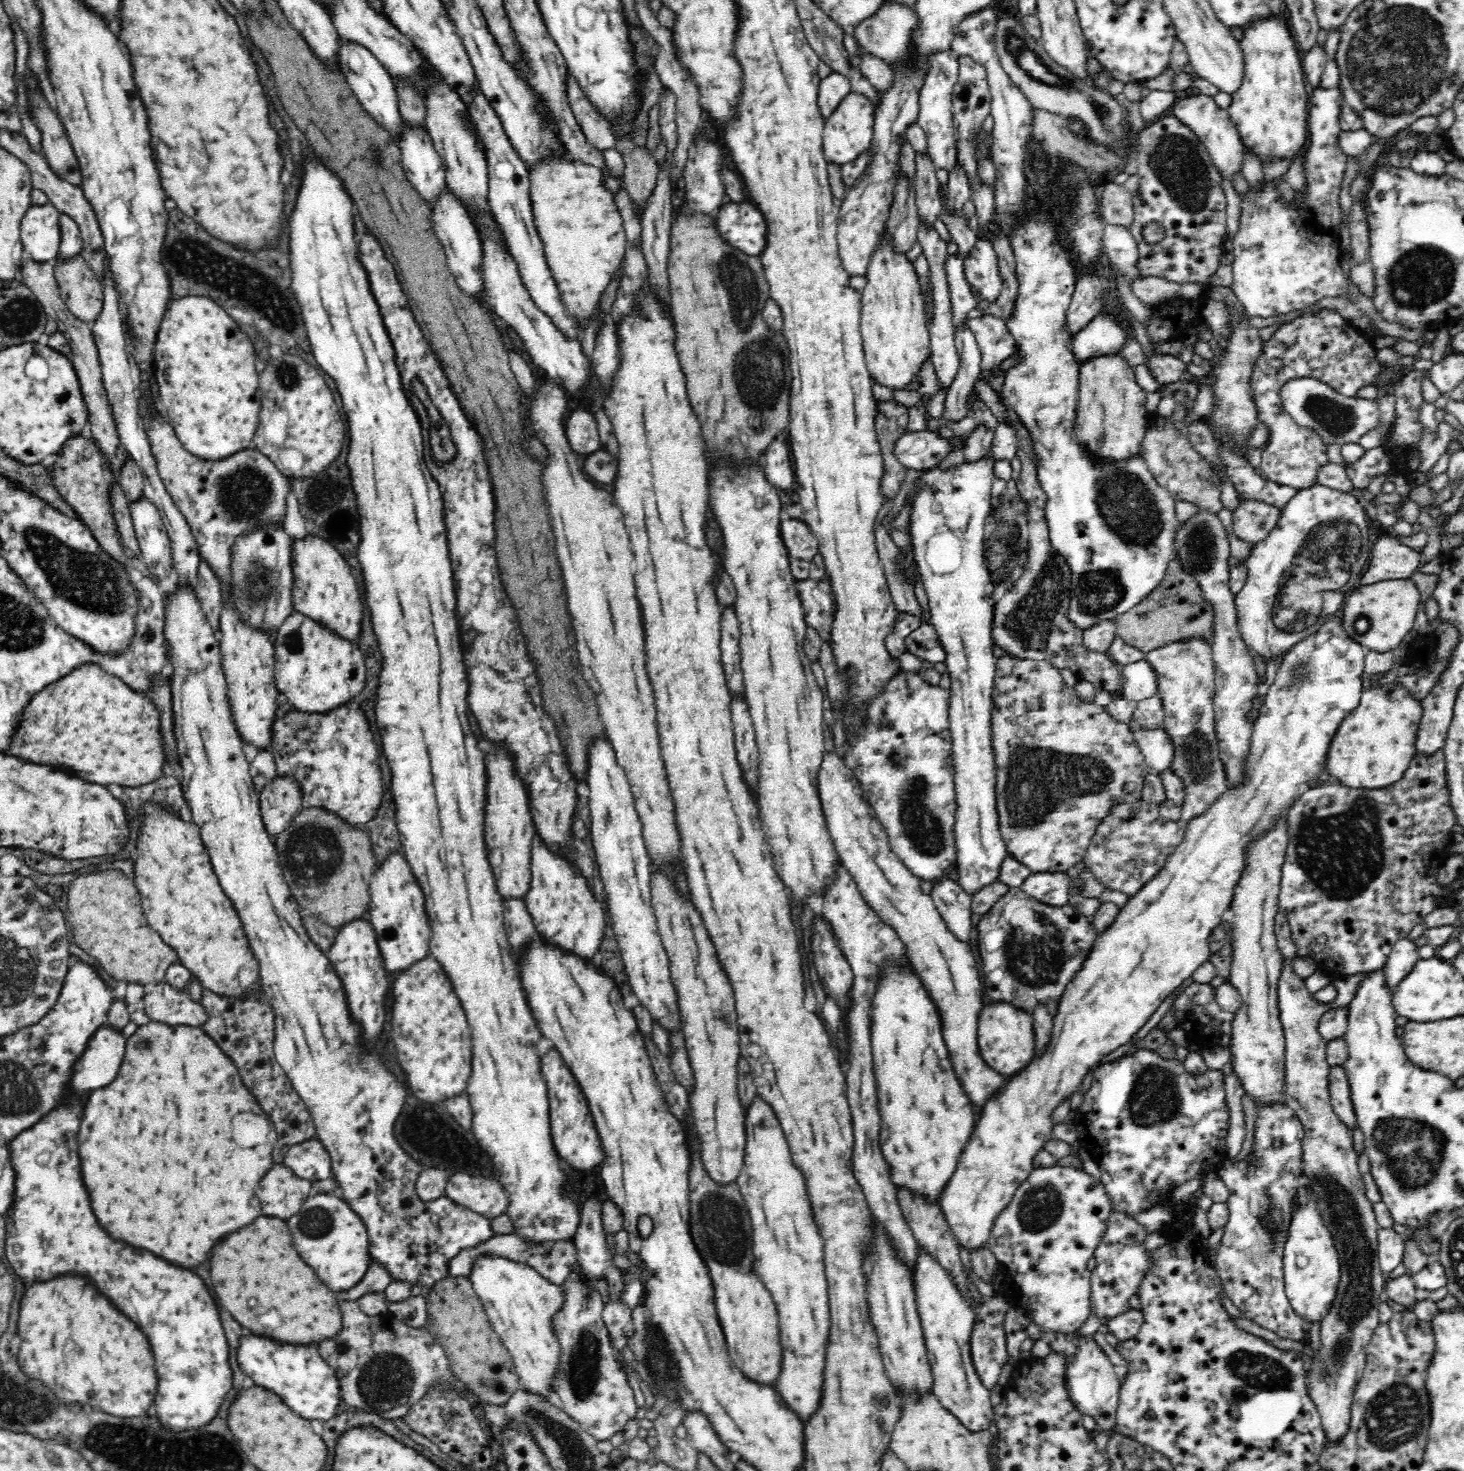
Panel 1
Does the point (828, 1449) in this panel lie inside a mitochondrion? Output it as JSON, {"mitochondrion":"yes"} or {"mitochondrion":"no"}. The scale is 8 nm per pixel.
{"mitochondrion":"no"}

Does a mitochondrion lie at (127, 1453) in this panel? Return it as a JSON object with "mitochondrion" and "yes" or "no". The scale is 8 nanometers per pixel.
{"mitochondrion":"yes"}

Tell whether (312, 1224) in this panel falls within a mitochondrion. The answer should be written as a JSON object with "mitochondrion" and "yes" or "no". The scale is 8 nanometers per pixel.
{"mitochondrion":"yes"}

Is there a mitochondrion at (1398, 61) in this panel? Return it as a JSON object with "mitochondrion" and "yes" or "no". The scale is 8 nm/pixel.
{"mitochondrion":"yes"}

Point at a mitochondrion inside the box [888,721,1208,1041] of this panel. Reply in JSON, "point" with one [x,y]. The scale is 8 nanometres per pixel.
{"point":[1039,780]}

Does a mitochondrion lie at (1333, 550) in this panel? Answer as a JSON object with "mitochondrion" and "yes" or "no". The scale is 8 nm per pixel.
{"mitochondrion":"yes"}

